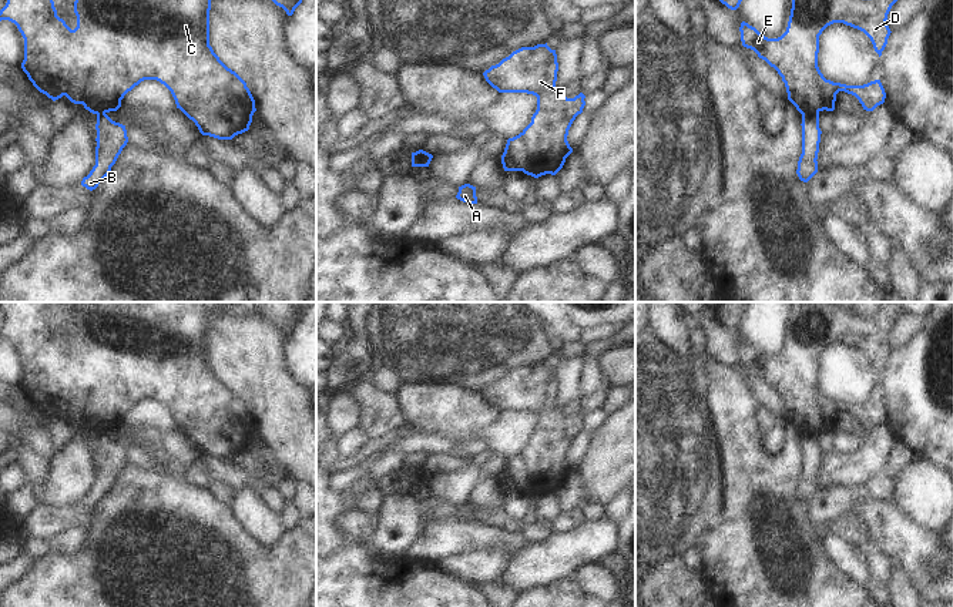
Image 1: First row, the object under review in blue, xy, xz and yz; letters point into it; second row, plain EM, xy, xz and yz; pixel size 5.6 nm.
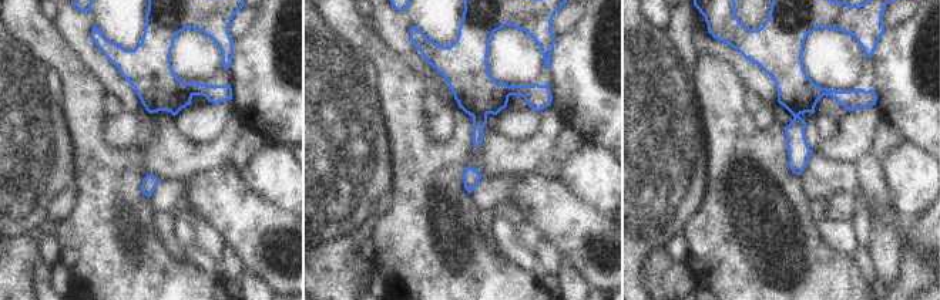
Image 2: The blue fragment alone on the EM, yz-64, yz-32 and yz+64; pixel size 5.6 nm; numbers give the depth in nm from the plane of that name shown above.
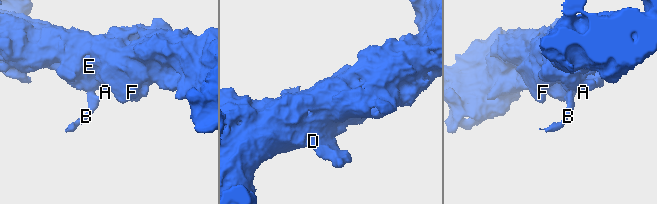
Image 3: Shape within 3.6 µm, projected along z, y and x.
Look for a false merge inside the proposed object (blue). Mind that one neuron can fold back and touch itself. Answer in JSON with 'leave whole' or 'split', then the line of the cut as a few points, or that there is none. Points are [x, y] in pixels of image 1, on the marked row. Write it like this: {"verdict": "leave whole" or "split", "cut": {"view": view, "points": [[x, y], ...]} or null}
{"verdict": "split", "cut": {"view": "yz", "points": [[818, 110], [809, 110], [802, 114]]}}

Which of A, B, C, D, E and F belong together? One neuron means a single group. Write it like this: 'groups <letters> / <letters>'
groups A C D E F / B

